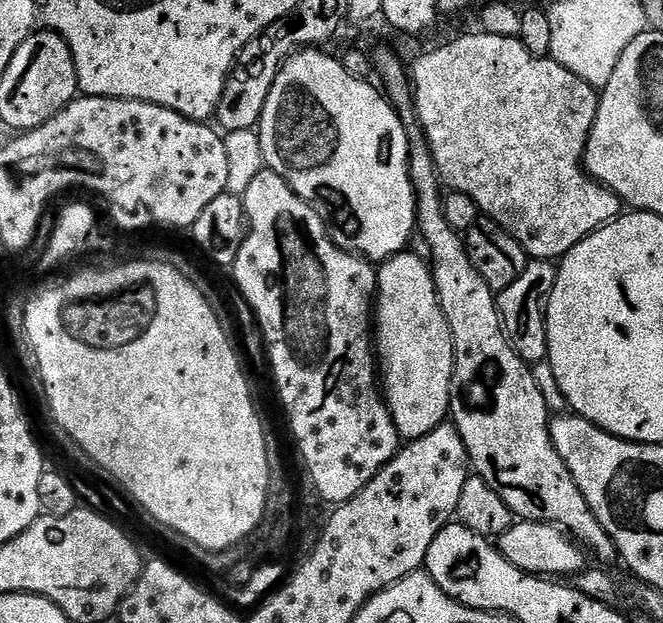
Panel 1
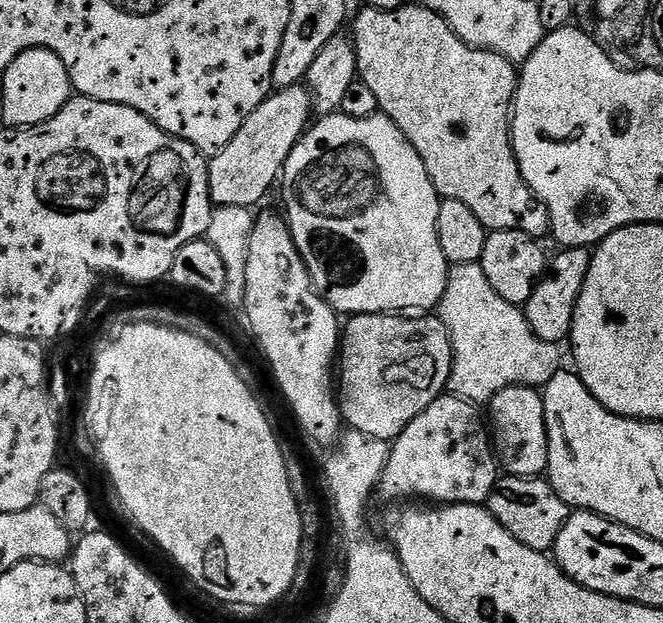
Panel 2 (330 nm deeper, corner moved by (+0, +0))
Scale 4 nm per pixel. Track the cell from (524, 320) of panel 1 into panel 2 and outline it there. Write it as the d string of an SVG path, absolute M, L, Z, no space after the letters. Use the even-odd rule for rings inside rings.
M560 248L557 253L553 260L551 257L547 261L544 276L522 309L531 330L538 338L560 346L572 335L574 306L578 306L578 294L582 294L582 282L586 282L592 252L587 248Z

